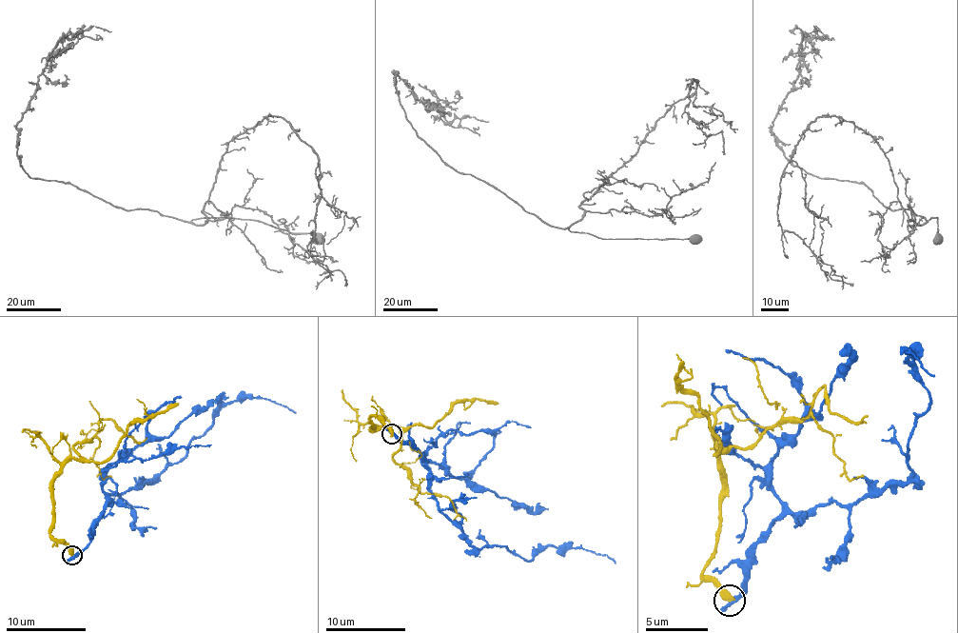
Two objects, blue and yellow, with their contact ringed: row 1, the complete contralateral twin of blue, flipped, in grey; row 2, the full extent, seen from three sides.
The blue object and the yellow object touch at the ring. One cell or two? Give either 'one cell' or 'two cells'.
two cells

